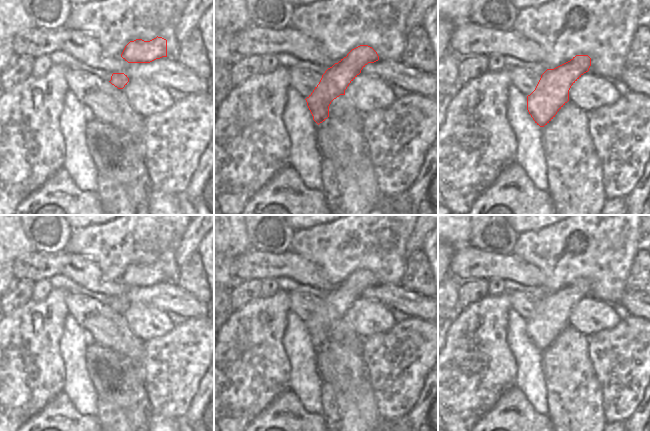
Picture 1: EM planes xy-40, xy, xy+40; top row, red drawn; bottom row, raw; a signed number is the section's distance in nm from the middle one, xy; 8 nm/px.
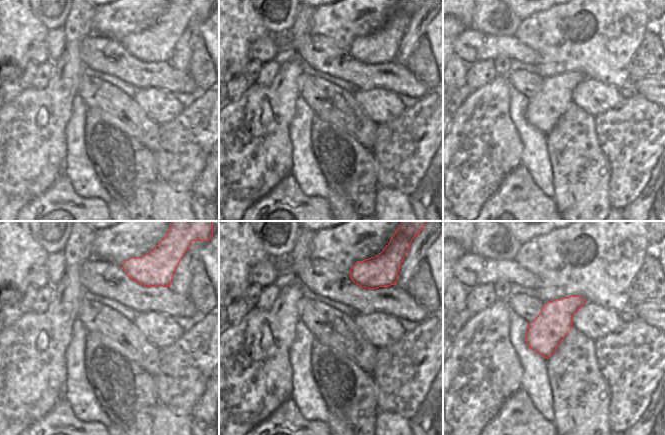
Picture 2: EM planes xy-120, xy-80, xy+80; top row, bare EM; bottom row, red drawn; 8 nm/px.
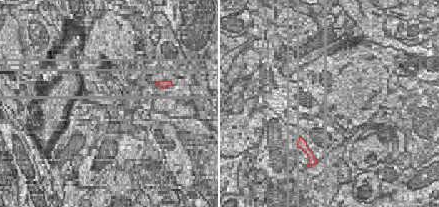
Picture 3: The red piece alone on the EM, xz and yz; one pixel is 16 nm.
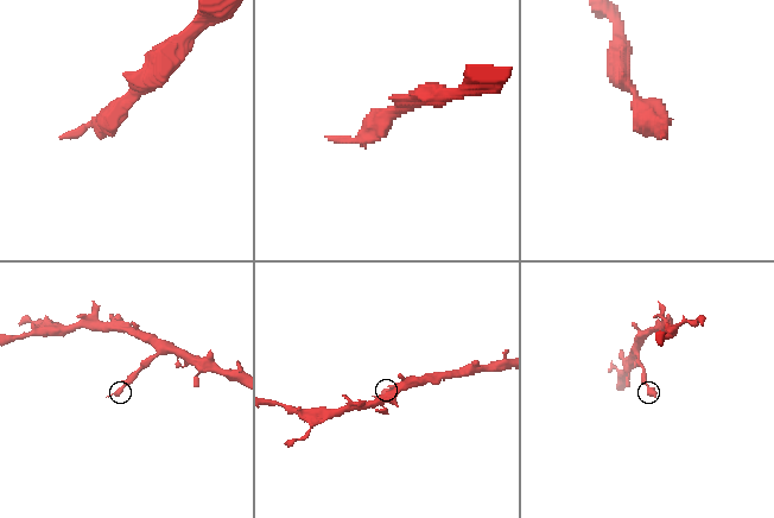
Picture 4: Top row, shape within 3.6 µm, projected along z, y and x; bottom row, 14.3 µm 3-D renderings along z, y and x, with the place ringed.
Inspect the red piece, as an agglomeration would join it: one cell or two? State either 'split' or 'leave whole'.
leave whole

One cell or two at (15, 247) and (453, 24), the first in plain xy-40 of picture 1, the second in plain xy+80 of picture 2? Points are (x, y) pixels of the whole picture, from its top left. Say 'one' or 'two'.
two

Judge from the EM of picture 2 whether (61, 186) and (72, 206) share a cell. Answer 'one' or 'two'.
one

